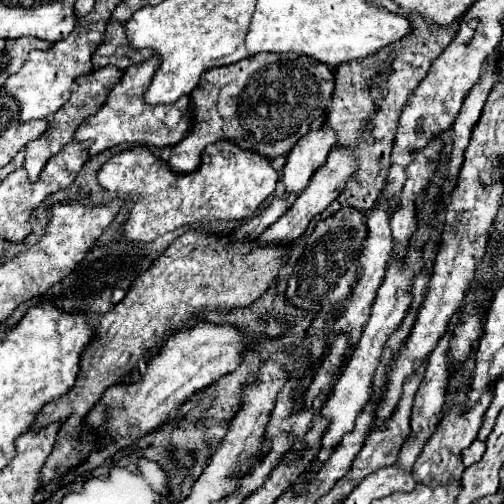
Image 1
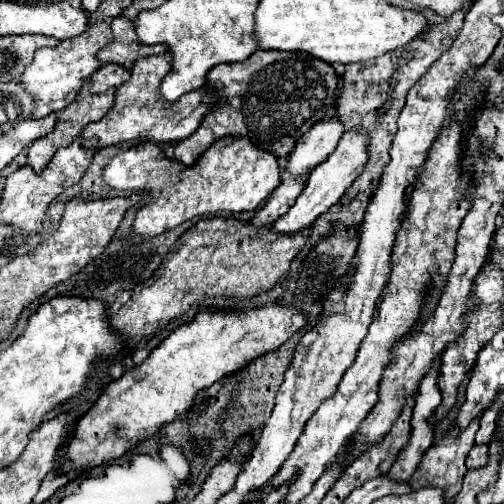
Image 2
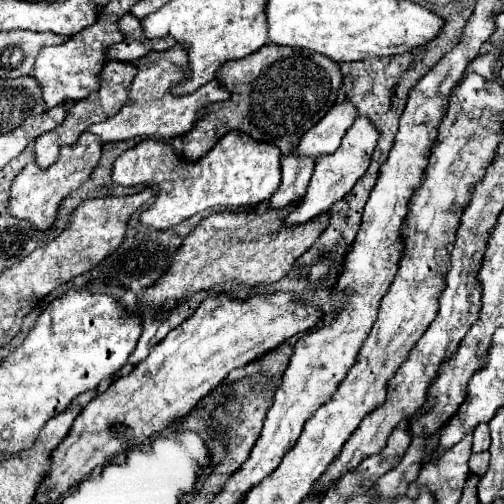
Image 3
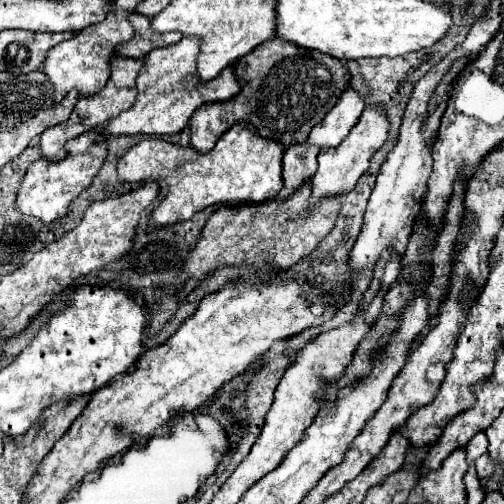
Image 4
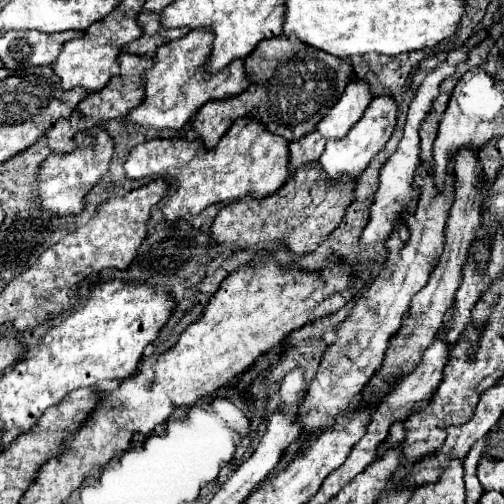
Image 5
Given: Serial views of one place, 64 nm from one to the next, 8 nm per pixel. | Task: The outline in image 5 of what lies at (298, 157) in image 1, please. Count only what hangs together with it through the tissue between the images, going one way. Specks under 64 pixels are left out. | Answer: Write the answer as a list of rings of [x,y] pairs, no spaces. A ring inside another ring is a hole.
[[[352,80],[336,102],[336,106],[324,116],[324,120],[320,120],[316,132],[320,132],[320,136],[326,140],[340,140],[362,118],[370,102],[370,88],[364,82]]]

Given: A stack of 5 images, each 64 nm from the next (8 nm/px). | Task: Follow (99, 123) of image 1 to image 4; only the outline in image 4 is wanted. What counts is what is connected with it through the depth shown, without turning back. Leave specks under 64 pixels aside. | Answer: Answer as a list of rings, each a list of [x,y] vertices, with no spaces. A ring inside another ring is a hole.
[[[184,36],[178,44],[152,50],[144,58],[144,66],[138,74],[136,88],[138,96],[136,102],[120,112],[116,118],[108,120],[106,126],[96,128],[104,138],[108,136],[134,136],[134,134],[154,134],[154,136],[172,136],[182,132],[194,110],[198,110],[202,104],[208,102],[222,102],[230,100],[238,94],[238,82],[232,72],[232,68],[224,68],[216,80],[210,80],[208,84],[200,84],[200,78],[196,76],[196,56],[198,56],[198,38],[196,36]]]

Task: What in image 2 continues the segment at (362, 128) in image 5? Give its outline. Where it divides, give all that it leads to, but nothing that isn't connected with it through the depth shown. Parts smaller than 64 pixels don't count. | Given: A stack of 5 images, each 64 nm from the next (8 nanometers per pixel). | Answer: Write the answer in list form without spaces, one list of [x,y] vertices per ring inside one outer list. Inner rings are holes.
[[[346,132],[336,150],[320,164],[316,166],[310,176],[308,176],[308,182],[306,182],[306,188],[304,192],[298,196],[298,200],[294,202],[294,206],[284,214],[280,216],[280,220],[276,220],[272,224],[272,230],[276,234],[298,234],[302,232],[304,228],[310,228],[310,224],[320,216],[324,214],[332,204],[336,204],[342,194],[348,190],[348,186],[356,180],[356,176],[364,170],[364,164],[368,160],[366,156],[366,146],[368,146],[368,138],[362,136],[362,134],[354,134],[354,132]]]

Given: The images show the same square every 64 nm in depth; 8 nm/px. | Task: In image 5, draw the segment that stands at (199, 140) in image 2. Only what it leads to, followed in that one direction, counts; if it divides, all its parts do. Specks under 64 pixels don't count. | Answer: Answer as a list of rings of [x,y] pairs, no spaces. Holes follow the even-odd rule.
[[[286,36],[262,40],[254,48],[252,56],[244,58],[244,64],[250,86],[240,96],[204,104],[204,108],[200,108],[200,112],[196,112],[192,120],[196,140],[200,140],[206,150],[218,144],[218,140],[228,132],[236,118],[246,116],[256,118],[270,134],[282,136],[288,142],[296,140],[298,128],[300,140],[316,128],[316,124],[326,116],[328,104],[332,108],[352,80],[350,60],[336,60],[336,56],[316,52],[306,44],[300,44],[296,38]]]

